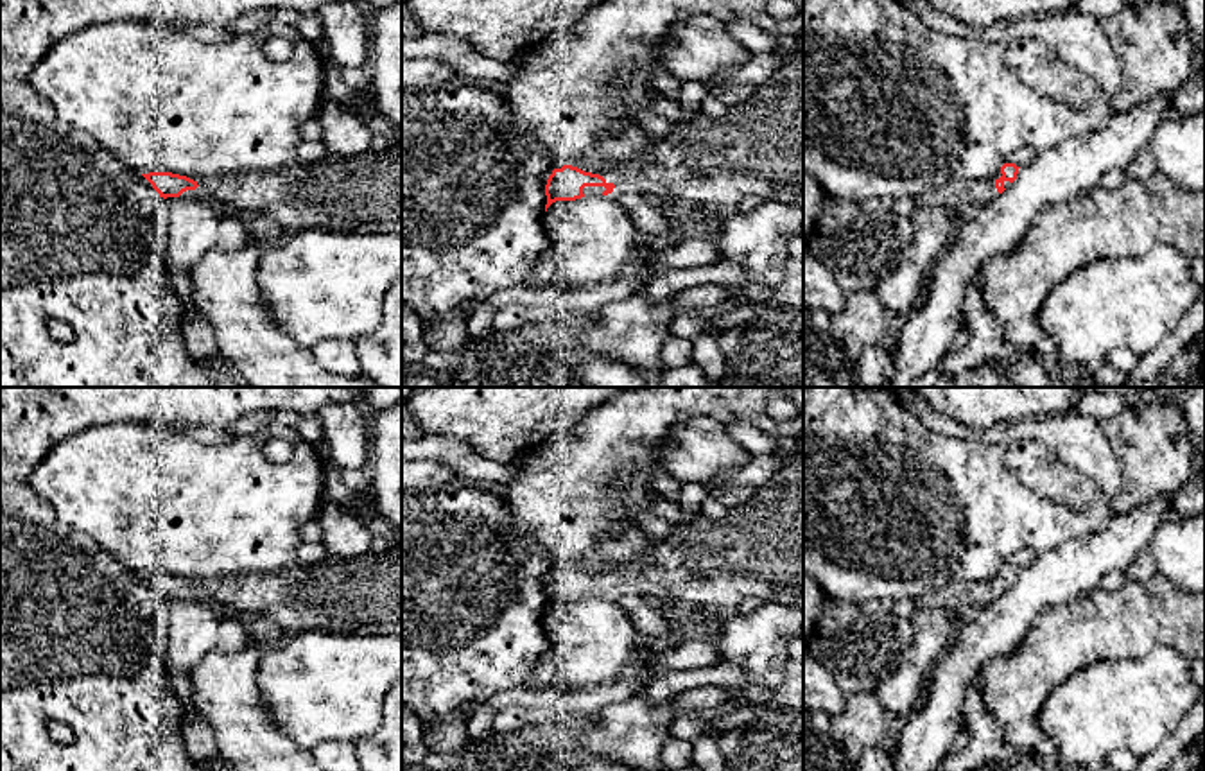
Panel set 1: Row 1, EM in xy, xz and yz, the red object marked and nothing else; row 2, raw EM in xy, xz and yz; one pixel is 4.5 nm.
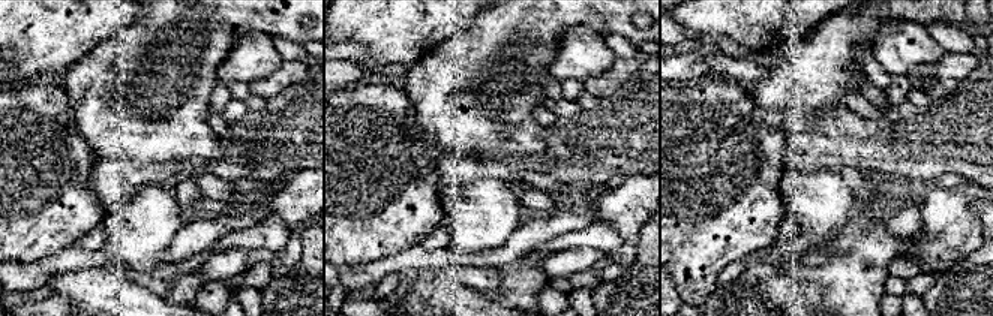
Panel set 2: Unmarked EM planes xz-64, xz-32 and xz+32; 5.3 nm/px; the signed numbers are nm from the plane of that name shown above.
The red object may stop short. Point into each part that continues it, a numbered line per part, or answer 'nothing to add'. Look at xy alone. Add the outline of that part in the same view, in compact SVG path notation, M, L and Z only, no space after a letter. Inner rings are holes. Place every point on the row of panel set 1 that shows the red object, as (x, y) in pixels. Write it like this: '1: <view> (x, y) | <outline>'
1: xy (361, 194) | M402 143L386 152L364 151L353 156L328 152L323 161L292 161L271 172L219 174L190 178L199 186L186 190L181 199L204 199L221 212L246 217L269 215L283 231L283 238L296 231L317 228L330 233L402 235Z

